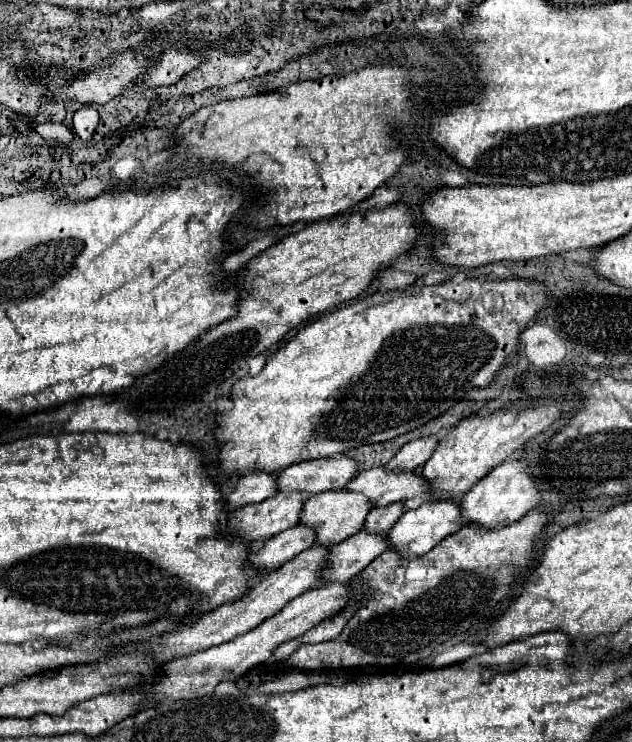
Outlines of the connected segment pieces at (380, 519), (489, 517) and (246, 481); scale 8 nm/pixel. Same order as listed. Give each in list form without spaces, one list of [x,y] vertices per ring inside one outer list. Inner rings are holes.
[[[392,503],[386,507],[374,507],[370,509],[368,517],[366,517],[366,525],[364,529],[370,529],[370,533],[388,533],[388,529],[396,523],[396,519],[404,513],[406,509],[402,507],[402,503]]]
[[[508,461],[492,469],[484,479],[480,479],[468,493],[460,499],[460,513],[464,525],[480,525],[482,529],[498,529],[518,521],[540,501],[540,491],[536,489],[538,479],[530,477],[530,467],[522,461]]]
[[[254,471],[244,477],[240,477],[236,489],[226,497],[226,505],[232,509],[240,509],[246,505],[260,503],[268,497],[274,497],[278,493],[276,489],[276,477],[264,471]]]

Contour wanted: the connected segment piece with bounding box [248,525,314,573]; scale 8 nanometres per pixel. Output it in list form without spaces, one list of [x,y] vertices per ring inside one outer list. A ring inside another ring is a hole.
[[[296,525],[278,533],[276,537],[270,537],[258,551],[248,553],[248,557],[252,567],[256,567],[260,573],[270,573],[278,569],[278,565],[294,559],[310,545],[314,545],[314,529],[306,525]]]

